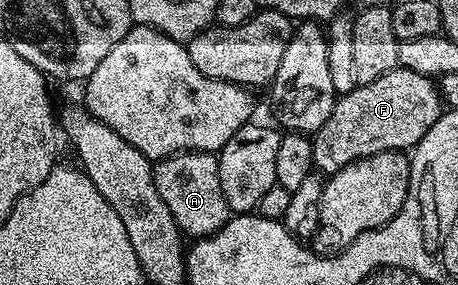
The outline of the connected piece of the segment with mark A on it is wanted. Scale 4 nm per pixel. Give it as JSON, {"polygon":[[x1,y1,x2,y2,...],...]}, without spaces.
{"polygon":[[189,150,161,158,153,165,154,188,158,188,158,196,166,200,166,208,170,208,170,216,174,216,181,235,189,239,210,237,223,228,230,217,226,196,222,196,222,180,218,176,219,163,219,157,215,153]]}

